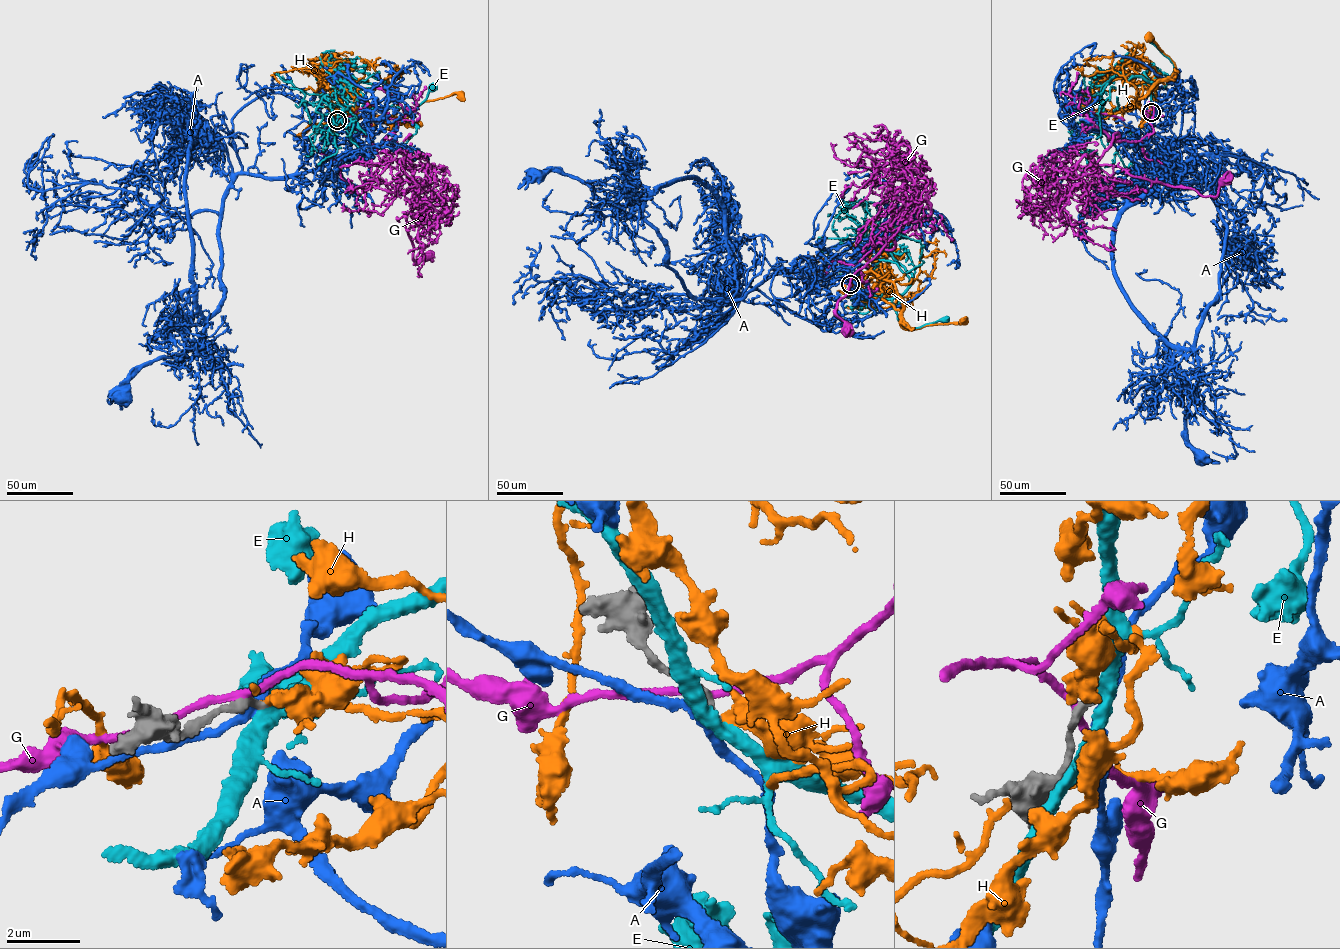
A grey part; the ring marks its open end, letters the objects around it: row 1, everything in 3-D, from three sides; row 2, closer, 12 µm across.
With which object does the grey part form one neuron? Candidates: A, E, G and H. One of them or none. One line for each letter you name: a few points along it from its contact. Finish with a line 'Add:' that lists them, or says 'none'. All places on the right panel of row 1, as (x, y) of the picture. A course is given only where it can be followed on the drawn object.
H: it runs (1150, 112), (1156, 104), (1154, 89), (1160, 80), (1174, 79), (1176, 70), (1173, 62), (1151, 35), (1149, 37)
Add: H

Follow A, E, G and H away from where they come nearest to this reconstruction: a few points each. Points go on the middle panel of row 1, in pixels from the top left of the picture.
A: (850, 284), (798, 270), (739, 299), (694, 298), (642, 219), (569, 175), (535, 173)
E: (850, 285), (877, 297), (892, 299), (898, 320), (906, 328), (945, 320)
G: (850, 283), (868, 282), (858, 264), (876, 244), (894, 248), (892, 216), (885, 246), (837, 303), (847, 330)
H: (850, 284), (864, 296), (884, 300), (900, 310), (900, 324), (903, 329), (963, 321)

